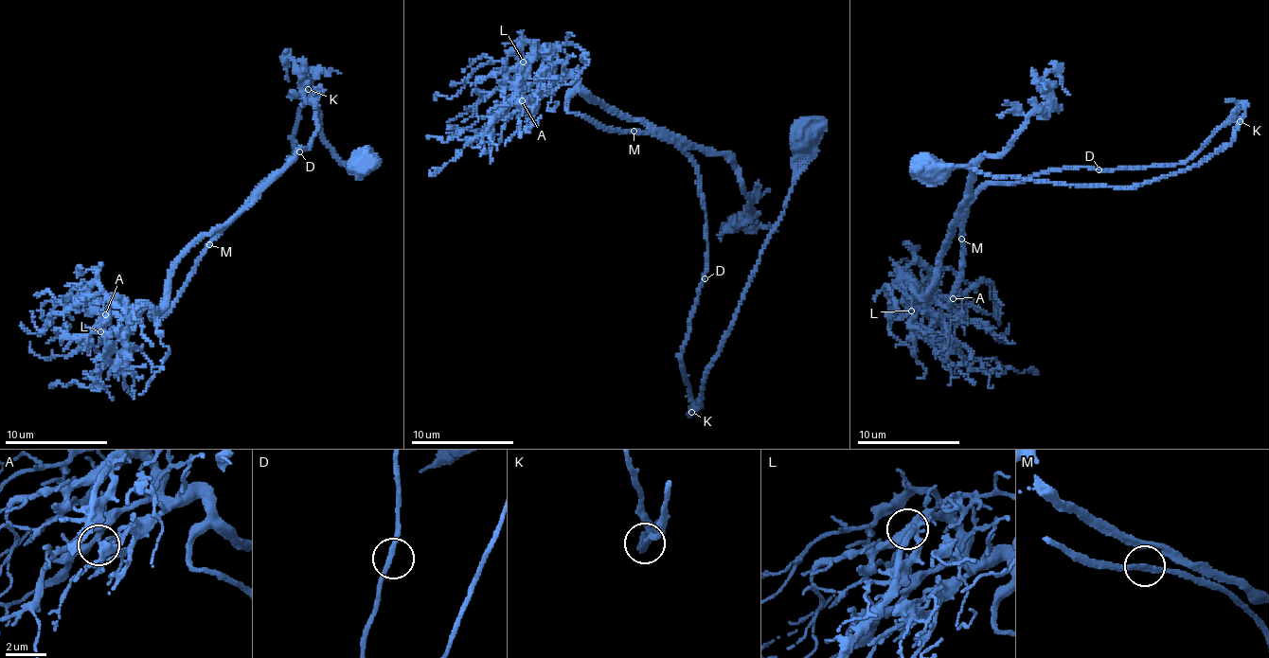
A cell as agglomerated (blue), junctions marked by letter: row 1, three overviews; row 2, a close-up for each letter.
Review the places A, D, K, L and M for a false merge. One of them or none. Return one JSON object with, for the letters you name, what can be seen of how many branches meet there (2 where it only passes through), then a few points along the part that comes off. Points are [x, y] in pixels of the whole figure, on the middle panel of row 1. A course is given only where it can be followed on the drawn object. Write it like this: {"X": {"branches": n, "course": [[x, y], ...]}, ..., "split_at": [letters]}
{"split_at": []}

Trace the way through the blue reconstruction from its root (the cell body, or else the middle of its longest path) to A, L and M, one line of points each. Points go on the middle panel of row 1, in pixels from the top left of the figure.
A: (702, 278), (705, 213), (698, 166), (688, 153), (652, 128), (592, 100), (571, 76), (537, 80), (522, 100)
L: (702, 278), (707, 228), (694, 161), (652, 128), (592, 100), (571, 76), (556, 76), (543, 57), (523, 62)
M: (702, 278), (707, 228), (705, 204), (698, 193), (698, 166), (671, 142), (649, 133), (639, 134), (633, 130)

